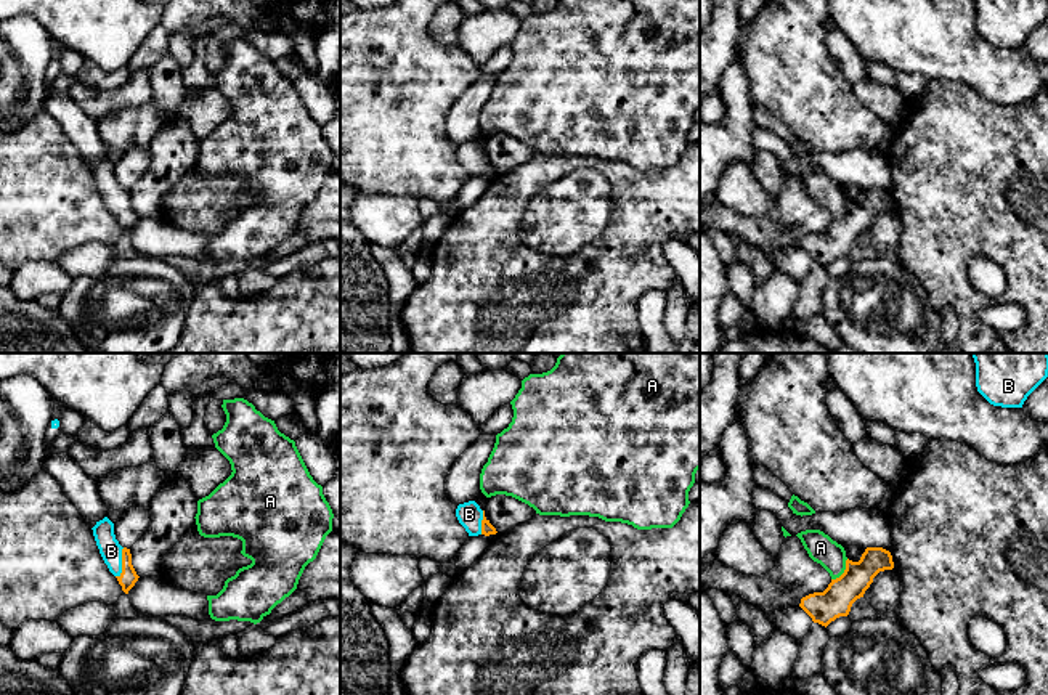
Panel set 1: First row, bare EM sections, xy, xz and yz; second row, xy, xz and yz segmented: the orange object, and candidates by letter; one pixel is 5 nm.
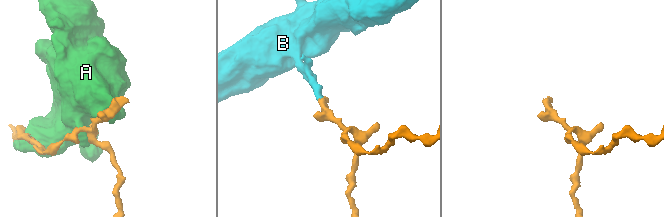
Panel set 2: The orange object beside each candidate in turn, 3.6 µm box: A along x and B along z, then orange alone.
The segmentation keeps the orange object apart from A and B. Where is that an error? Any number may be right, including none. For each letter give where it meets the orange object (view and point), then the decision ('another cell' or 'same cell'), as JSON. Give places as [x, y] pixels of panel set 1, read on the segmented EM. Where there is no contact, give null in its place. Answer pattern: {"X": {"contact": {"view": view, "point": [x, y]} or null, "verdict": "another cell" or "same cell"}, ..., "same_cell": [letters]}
{"A": {"contact": {"view": "yz", "point": [844, 572]}, "verdict": "another cell"}, "B": {"contact": {"view": "xy", "point": [122, 562]}, "verdict": "same cell"}, "same_cell": ["B"]}

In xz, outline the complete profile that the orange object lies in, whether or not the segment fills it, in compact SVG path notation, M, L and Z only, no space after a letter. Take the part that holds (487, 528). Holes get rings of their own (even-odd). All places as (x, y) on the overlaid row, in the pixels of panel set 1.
M475 501L459 504L456 509L456 517L459 523L465 528L469 536L489 536L498 533L496 528L485 517L485 510L481 510Z

